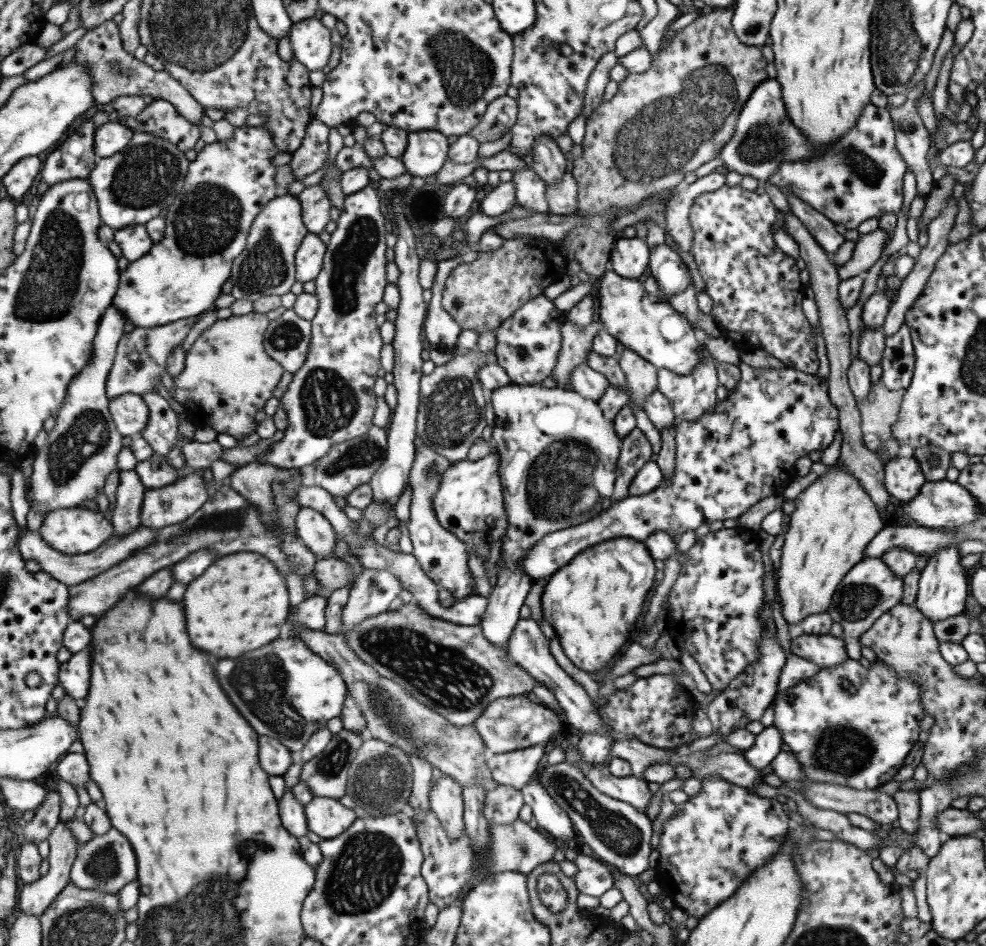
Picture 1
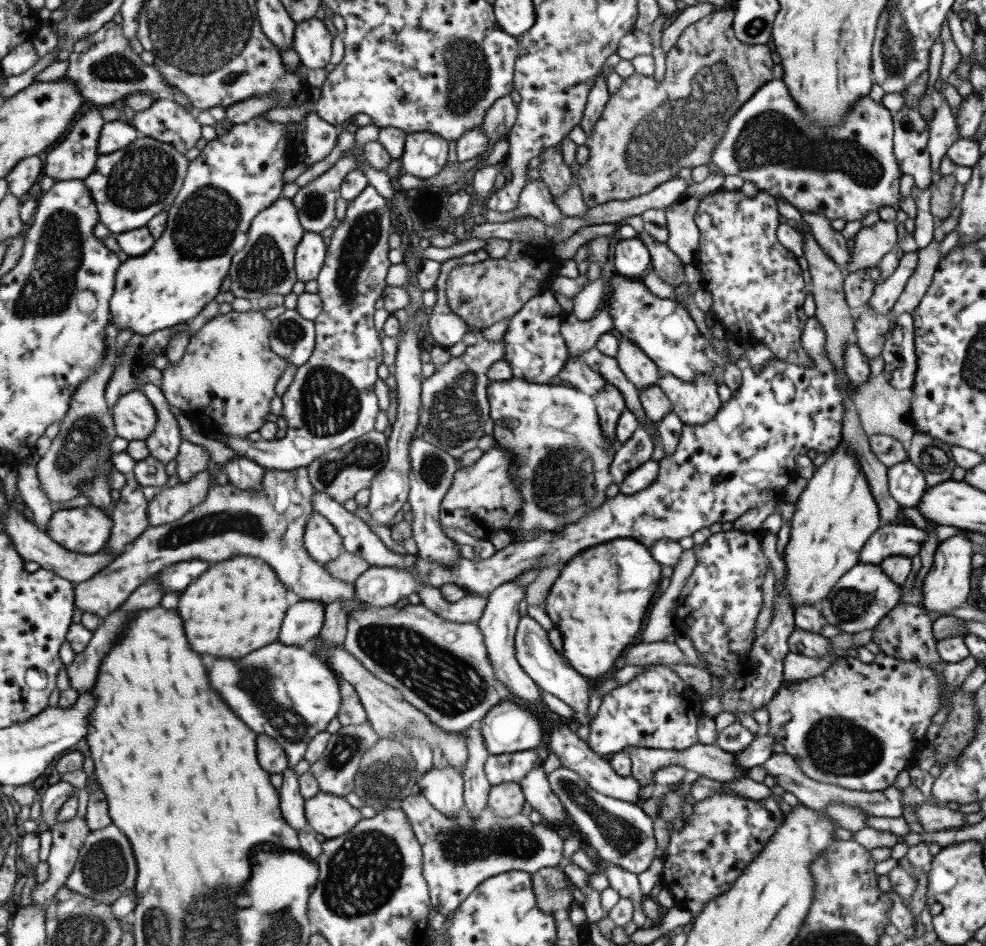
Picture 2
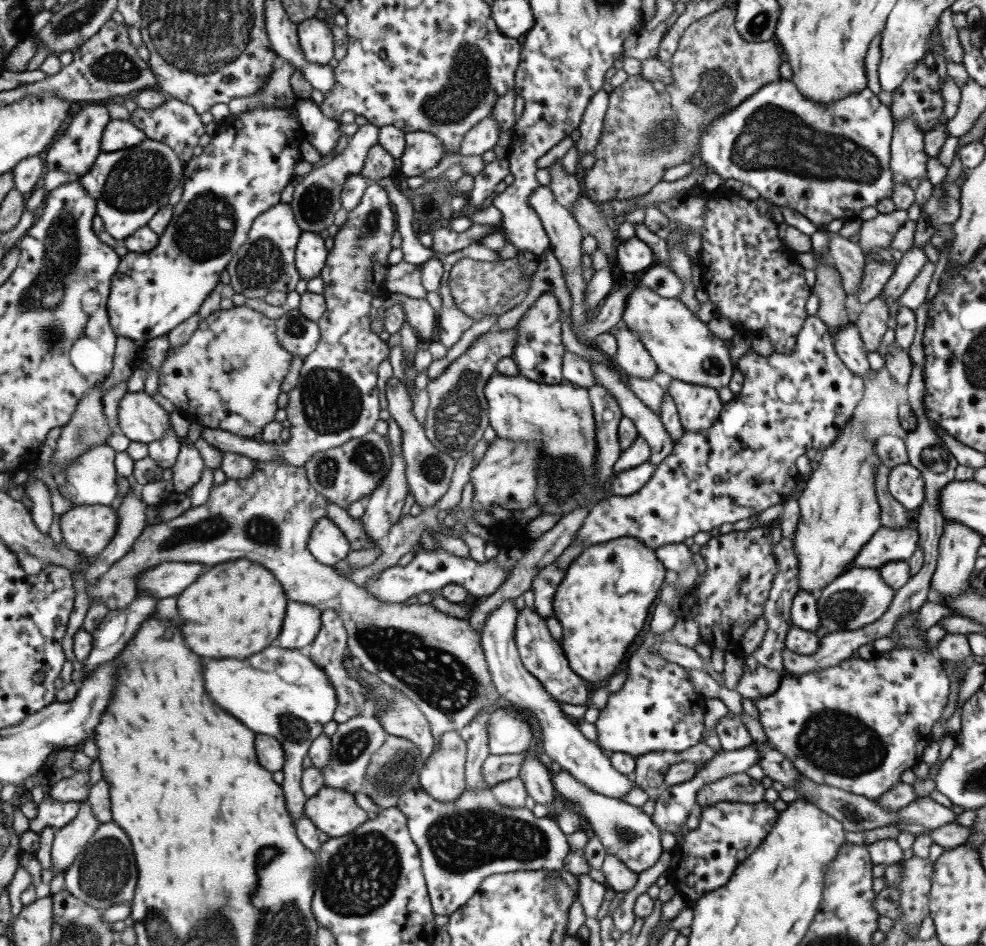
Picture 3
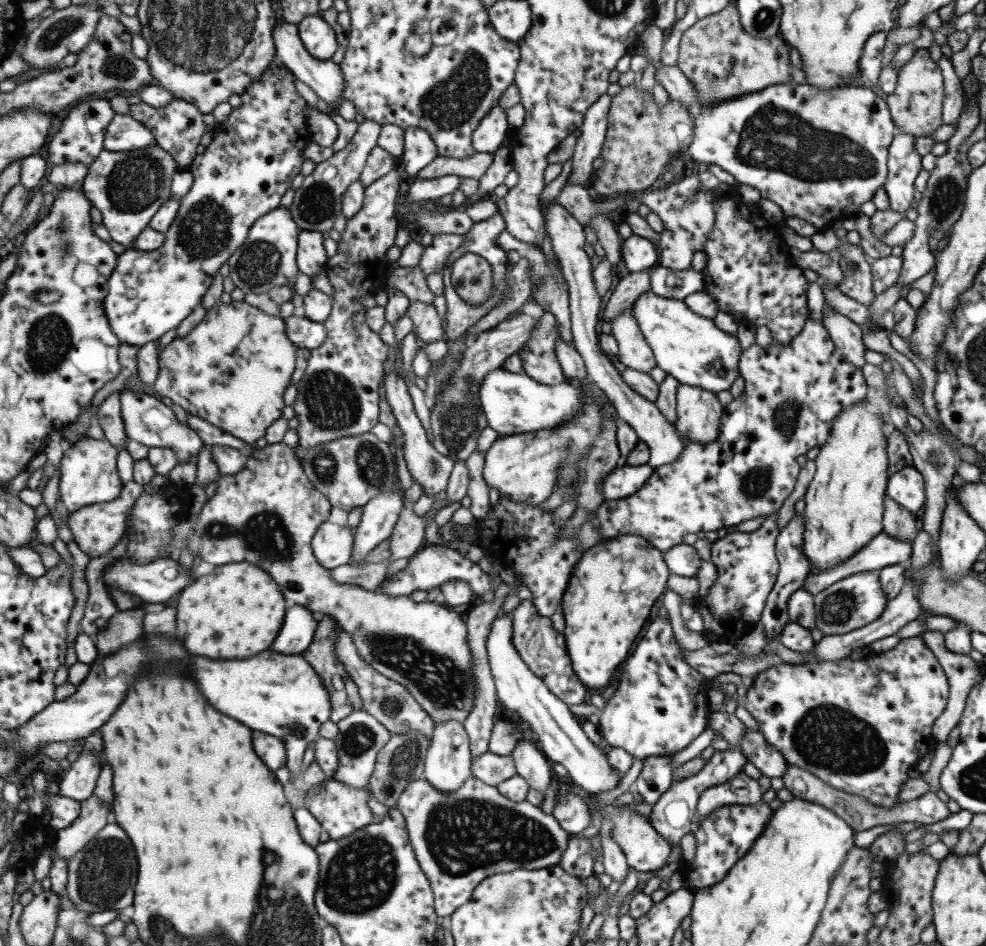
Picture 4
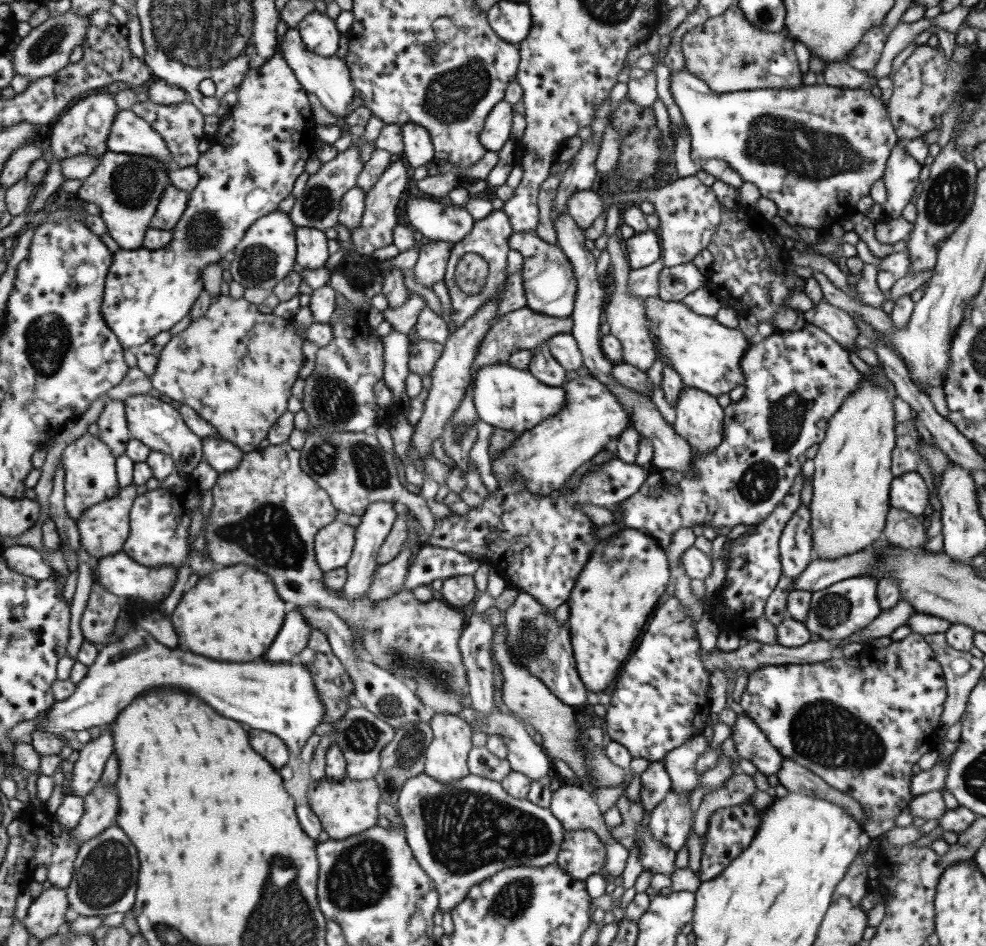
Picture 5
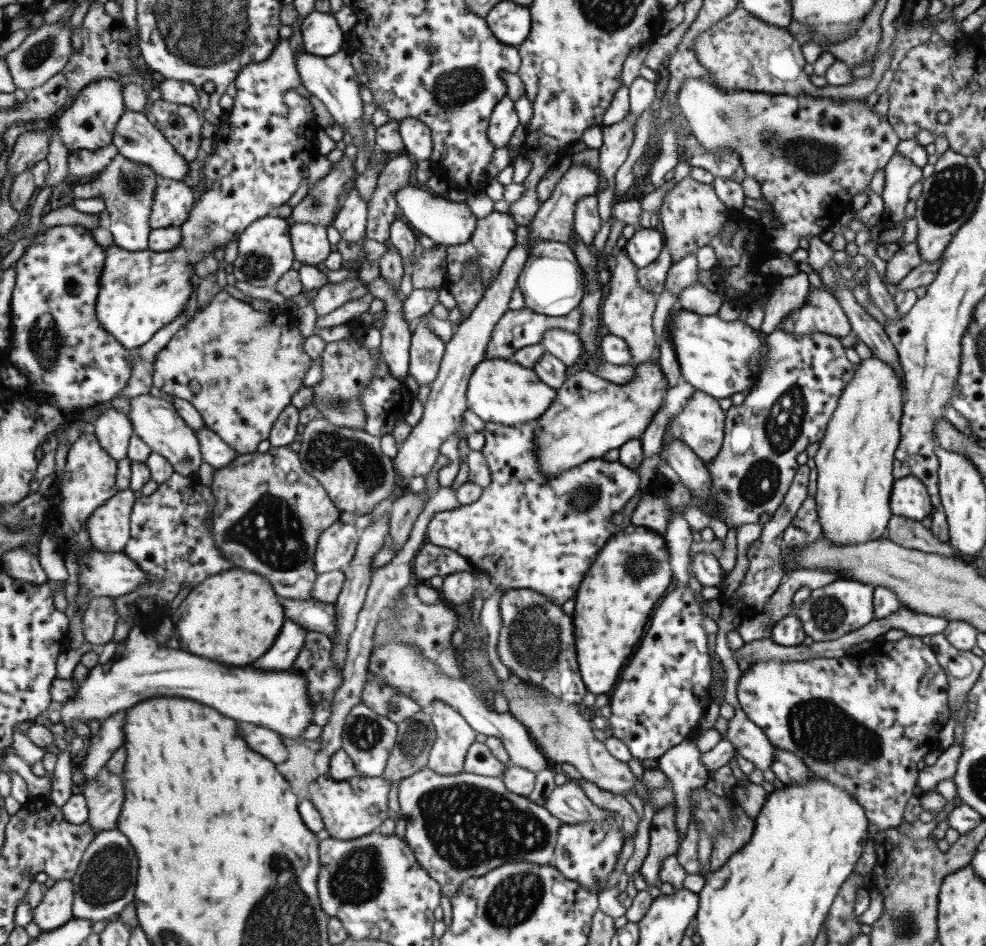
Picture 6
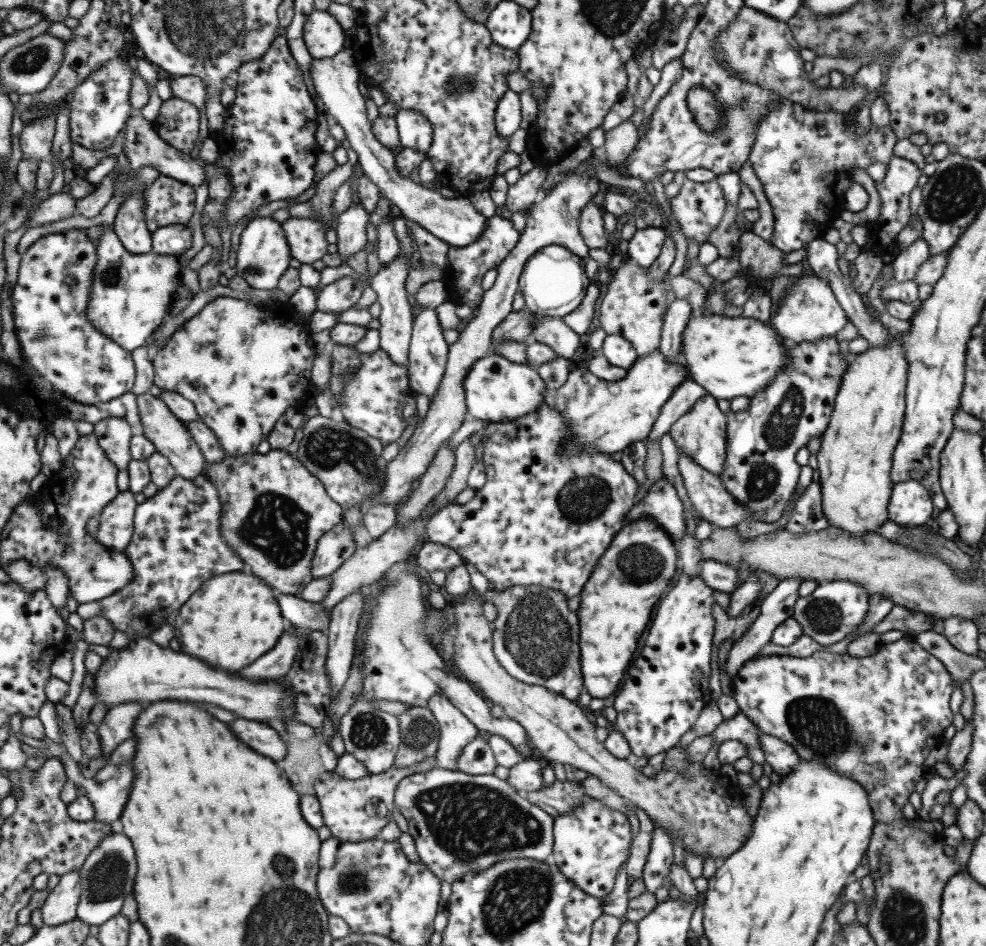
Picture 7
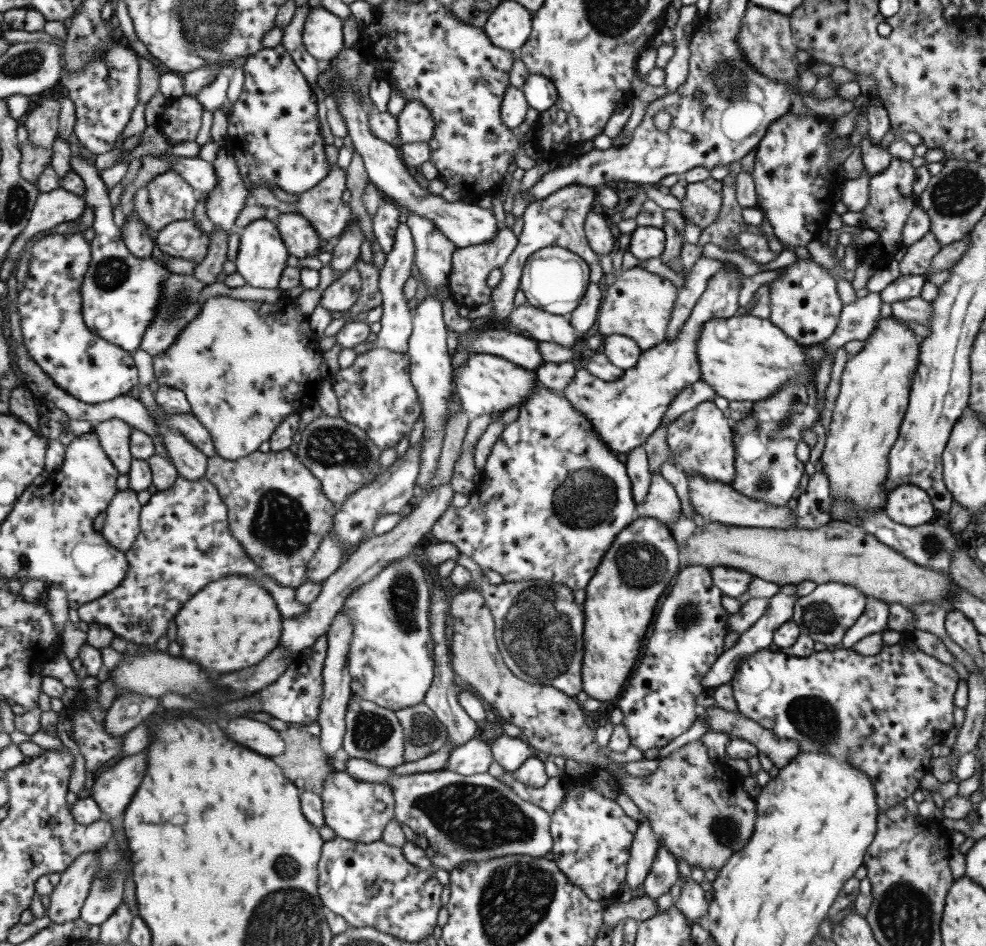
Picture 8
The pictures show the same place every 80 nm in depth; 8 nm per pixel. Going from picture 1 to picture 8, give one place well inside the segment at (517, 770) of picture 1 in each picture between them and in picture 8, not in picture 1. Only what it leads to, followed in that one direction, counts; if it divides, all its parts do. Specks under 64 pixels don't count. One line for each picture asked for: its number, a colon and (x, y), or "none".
2: (503, 768)
3: (495, 769)
4: (488, 768)
5: (480, 762)
6: (478, 760)
7: (476, 758)
8: (473, 757)

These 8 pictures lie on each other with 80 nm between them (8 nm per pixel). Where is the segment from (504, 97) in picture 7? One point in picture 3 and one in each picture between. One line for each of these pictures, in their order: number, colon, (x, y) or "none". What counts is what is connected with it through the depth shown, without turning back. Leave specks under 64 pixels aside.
3: (482, 137)
4: (489, 134)
5: (495, 131)
6: (502, 121)

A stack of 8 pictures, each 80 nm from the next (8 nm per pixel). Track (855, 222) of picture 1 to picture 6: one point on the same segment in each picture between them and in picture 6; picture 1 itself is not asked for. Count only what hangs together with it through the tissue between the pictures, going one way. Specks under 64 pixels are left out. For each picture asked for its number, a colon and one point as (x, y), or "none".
2: (842, 171)
3: (825, 161)
4: (817, 154)
5: (814, 151)
6: (810, 155)

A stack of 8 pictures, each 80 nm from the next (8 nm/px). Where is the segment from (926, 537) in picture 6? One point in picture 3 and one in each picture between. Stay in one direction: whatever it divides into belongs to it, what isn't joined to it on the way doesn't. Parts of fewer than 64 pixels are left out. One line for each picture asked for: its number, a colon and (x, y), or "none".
3: (892, 515)
4: (897, 522)
5: (901, 529)

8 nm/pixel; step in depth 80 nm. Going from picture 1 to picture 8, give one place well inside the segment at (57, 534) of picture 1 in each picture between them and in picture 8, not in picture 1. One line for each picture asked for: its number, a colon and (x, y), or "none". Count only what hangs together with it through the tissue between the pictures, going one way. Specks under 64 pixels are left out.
2: (87, 530)
3: (88, 529)
4: (98, 528)
5: (104, 529)
6: (109, 528)
7: (116, 523)
8: (121, 528)

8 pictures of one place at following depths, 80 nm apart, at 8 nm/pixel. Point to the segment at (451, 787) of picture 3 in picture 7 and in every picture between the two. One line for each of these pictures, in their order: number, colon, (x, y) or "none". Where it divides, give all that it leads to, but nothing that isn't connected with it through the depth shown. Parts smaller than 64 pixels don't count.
4: (446, 766)
5: (445, 758)
6: (453, 736)
7: (455, 731)

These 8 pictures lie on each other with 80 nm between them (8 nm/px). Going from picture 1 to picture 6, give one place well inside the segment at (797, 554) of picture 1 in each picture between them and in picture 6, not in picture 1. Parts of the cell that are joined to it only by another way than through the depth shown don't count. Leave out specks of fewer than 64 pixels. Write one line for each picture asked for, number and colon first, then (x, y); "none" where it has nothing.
2: (835, 514)
3: (838, 511)
4: (843, 508)
5: (851, 479)
6: (853, 464)

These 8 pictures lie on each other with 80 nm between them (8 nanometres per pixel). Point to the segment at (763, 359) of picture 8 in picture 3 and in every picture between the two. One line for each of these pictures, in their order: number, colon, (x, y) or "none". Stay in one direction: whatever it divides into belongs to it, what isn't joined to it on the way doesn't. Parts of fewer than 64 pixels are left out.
3: (680, 344)
4: (686, 346)
5: (706, 355)
6: (720, 358)
7: (729, 357)

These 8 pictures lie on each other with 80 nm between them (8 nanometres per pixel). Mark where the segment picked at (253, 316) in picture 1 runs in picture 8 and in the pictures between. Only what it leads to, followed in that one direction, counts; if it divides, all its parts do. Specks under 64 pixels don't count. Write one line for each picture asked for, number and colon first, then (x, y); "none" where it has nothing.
2: (225, 383)
3: (229, 375)
4: (232, 370)
5: (235, 366)
6: (240, 367)
7: (243, 366)
8: (245, 366)

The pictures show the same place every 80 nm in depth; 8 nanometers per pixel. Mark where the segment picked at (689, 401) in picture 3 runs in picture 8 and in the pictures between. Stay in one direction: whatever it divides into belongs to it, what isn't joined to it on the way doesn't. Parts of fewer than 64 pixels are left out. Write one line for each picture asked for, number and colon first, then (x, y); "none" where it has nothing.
4: (698, 412)
5: (698, 420)
6: (699, 424)
7: (700, 433)
8: (701, 440)

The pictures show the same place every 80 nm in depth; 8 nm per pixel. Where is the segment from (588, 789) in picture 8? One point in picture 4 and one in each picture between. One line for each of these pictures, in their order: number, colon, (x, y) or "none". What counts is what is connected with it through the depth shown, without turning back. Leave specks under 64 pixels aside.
4: (576, 860)
5: (581, 853)
6: (585, 852)
7: (590, 842)

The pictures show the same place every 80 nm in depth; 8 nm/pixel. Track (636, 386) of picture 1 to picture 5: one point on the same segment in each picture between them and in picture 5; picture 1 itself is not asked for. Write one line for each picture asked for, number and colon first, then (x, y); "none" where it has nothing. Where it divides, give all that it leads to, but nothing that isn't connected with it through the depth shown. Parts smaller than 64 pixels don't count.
2: (640, 371)
3: (631, 358)
4: (633, 352)
5: (624, 314)

